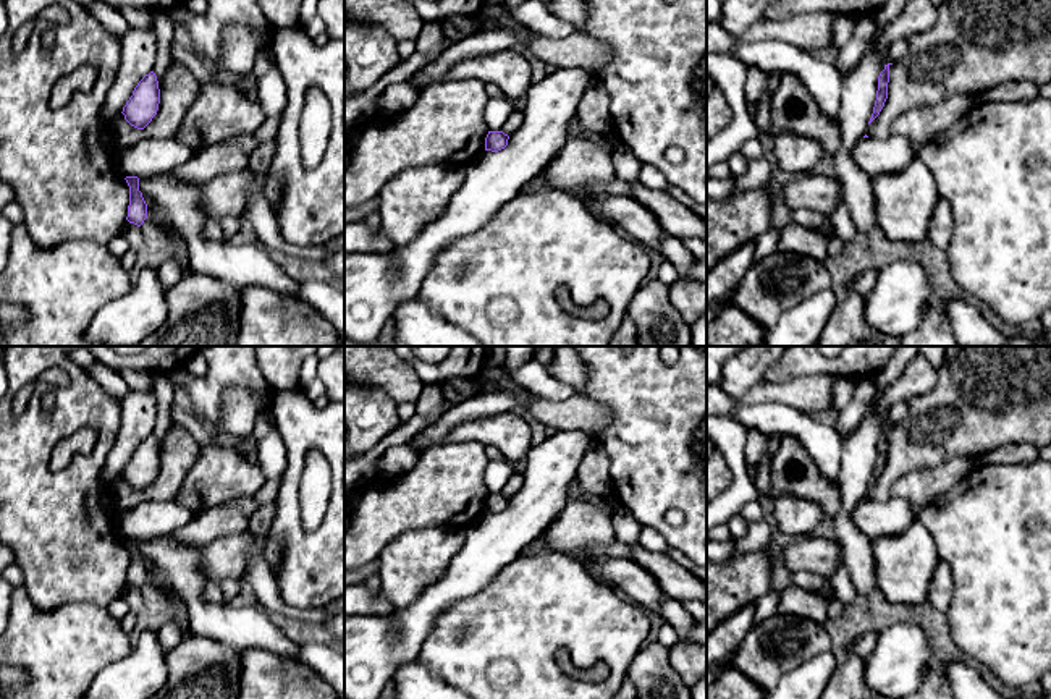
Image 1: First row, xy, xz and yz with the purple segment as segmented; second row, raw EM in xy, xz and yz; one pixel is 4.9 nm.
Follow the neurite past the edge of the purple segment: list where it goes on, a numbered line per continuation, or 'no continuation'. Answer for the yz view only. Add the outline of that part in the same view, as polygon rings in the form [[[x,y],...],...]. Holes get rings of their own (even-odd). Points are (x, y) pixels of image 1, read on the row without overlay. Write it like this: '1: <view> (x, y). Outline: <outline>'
no continuation

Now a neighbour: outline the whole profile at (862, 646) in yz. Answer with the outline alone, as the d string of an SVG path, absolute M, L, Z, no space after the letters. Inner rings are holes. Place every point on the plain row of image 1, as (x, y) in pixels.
M870 629L860 634L857 639L852 641L849 652L862 659L867 659L873 652L876 636L878 636L876 629Z

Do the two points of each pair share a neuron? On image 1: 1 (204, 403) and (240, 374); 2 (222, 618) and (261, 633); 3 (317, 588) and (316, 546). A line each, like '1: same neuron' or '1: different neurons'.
1: same neuron
2: same neuron
3: same neuron

